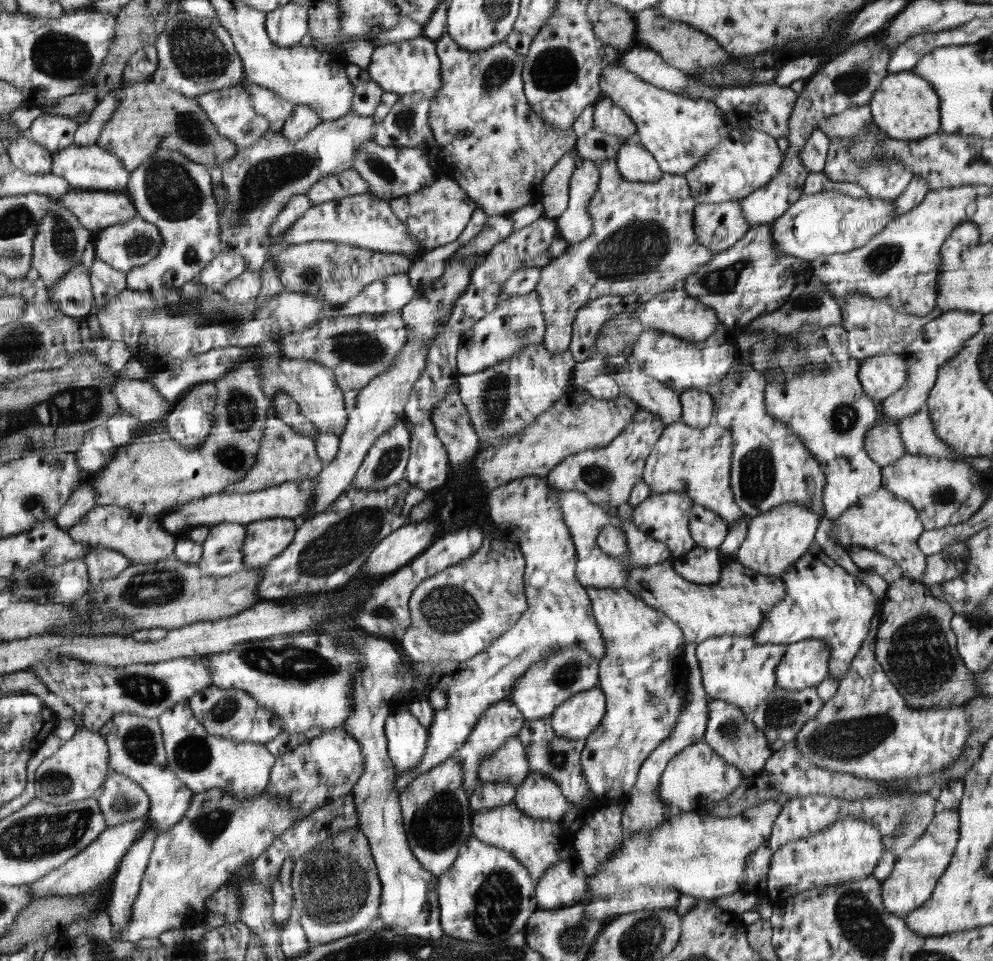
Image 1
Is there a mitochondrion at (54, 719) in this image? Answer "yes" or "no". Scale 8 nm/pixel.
no

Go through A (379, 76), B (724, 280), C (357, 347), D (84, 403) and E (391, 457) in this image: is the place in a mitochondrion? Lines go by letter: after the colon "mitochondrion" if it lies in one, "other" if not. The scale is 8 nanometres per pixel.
A: other
B: mitochondrion
C: mitochondrion
D: mitochondrion
E: mitochondrion

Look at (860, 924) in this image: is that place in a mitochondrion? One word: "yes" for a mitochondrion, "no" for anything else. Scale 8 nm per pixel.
yes

